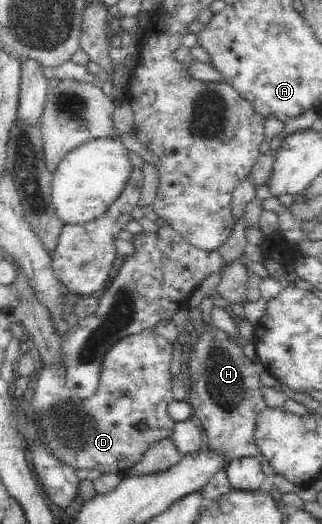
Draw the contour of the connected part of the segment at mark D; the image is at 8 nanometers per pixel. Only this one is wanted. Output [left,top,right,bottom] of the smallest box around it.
[39,327,176,474]

